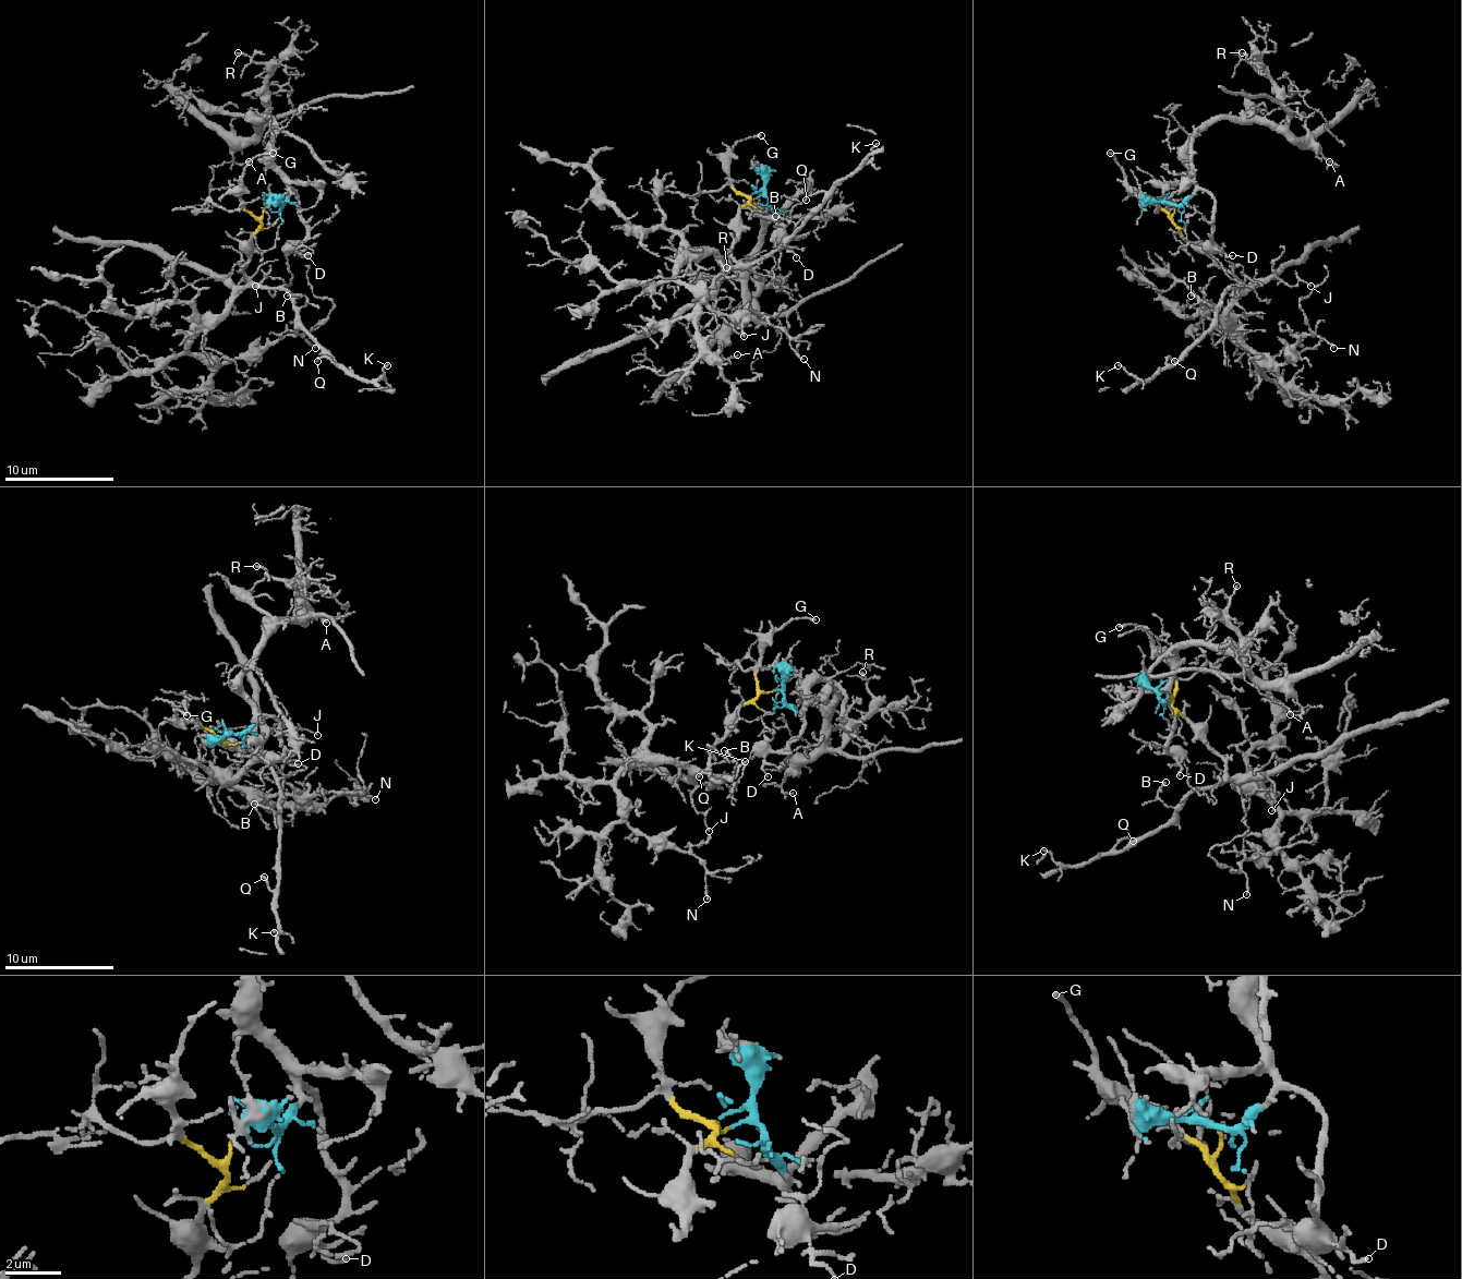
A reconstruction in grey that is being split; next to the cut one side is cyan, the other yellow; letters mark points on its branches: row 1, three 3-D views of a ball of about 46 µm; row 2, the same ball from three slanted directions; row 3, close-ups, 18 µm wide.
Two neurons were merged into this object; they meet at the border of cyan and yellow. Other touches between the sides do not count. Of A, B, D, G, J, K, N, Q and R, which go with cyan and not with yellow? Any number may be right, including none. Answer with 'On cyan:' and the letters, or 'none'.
On cyan: A, D, R

